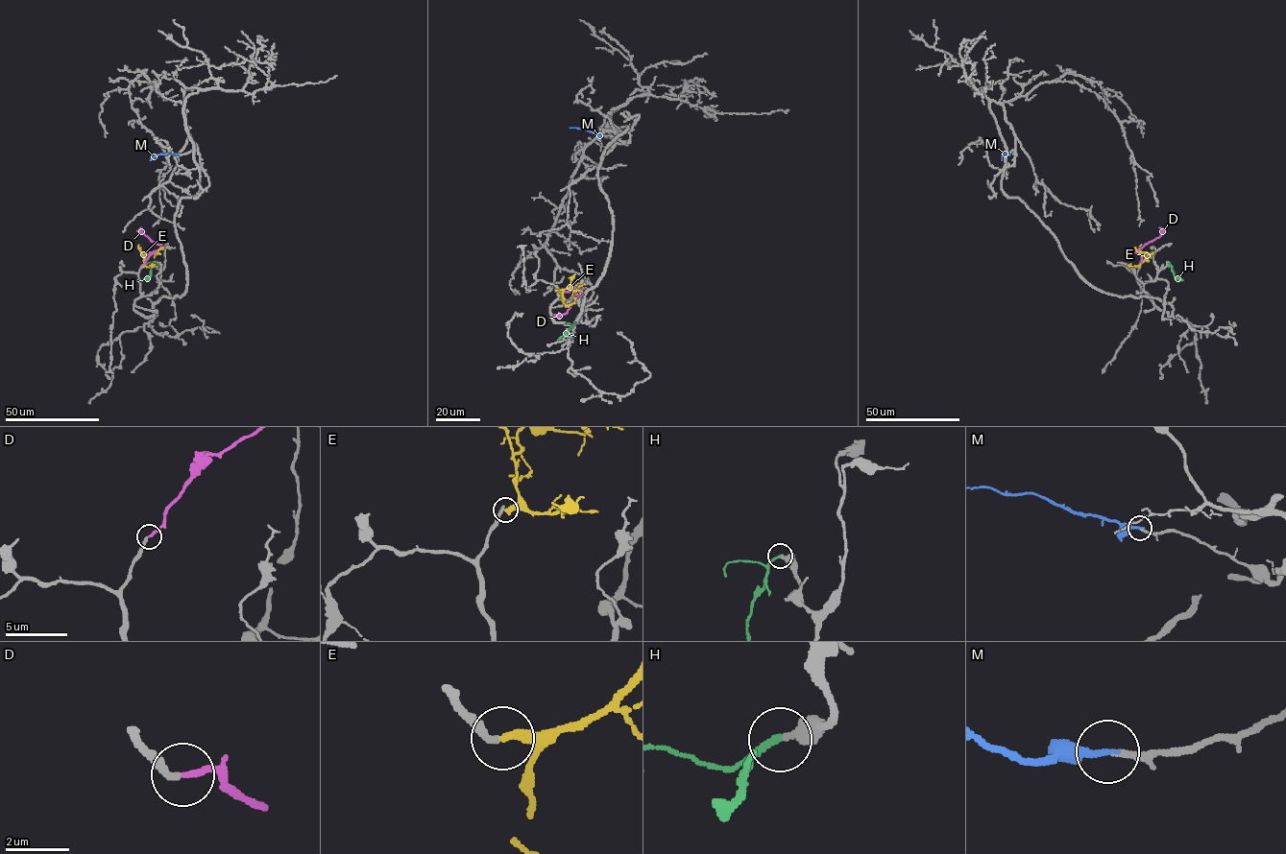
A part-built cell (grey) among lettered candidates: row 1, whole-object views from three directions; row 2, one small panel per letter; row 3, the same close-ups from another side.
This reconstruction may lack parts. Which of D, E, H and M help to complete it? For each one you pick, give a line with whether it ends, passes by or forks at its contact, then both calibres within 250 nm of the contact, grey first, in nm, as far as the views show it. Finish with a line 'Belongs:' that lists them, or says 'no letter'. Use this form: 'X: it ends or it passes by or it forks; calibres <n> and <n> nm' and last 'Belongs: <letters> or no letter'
D: it ends; calibres 200 and 200 nm
H: it ends; calibres 320 and 190 nm
M: it ends; calibres 190 and 240 nm
Belongs: D, H, M

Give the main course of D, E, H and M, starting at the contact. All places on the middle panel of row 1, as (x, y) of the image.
D: (560, 290), (568, 292), (573, 284), (582, 292), (565, 314), (560, 316), (558, 312)
E: (560, 290), (563, 301), (567, 305), (574, 302), (572, 293), (584, 283)
H: (575, 322), (557, 340)
M: (602, 134), (569, 128)

